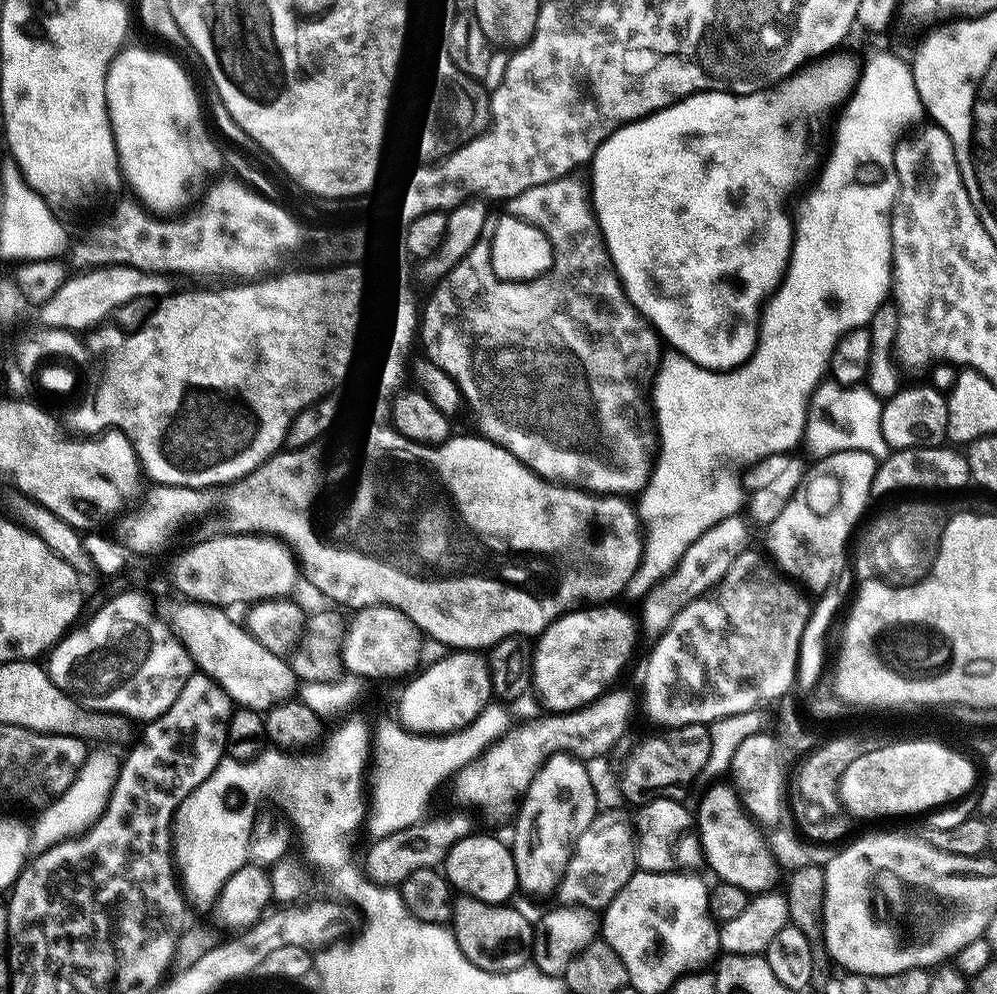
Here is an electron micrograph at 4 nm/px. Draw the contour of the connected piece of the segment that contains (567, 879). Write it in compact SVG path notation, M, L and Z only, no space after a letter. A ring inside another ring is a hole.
M608 812L597 815L592 821L592 825L584 831L576 840L576 847L572 849L572 858L564 872L563 879L560 880L558 889L559 903L564 906L581 906L593 910L603 910L607 908L609 902L630 882L630 878L638 871L636 863L636 846L638 843L637 833L634 826L622 826L625 817L616 812Z

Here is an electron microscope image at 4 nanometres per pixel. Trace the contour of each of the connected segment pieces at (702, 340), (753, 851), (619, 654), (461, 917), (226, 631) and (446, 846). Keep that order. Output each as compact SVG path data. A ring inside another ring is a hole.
M828 54L815 62L809 63L798 72L793 72L787 80L781 80L778 84L773 84L771 88L762 88L759 92L696 92L693 96L687 96L685 100L680 100L676 104L664 108L661 112L655 112L653 116L647 116L641 120L635 120L632 124L623 124L614 134L602 144L596 155L590 161L590 169L596 175L596 180L600 183L600 188L608 192L608 204L612 207L612 216L601 217L601 231L604 233L604 243L608 245L608 253L612 255L612 265L615 266L617 274L620 276L620 283L624 286L624 291L628 293L628 300L645 317L649 324L656 329L661 337L666 338L673 344L675 351L681 356L685 356L690 362L694 362L700 368L708 368L712 372L731 372L733 368L740 368L744 363L756 353L756 344L760 341L760 319L762 309L775 295L776 289L784 282L784 275L788 270L788 261L792 258L792 241L794 239L794 216L788 213L788 199L799 190L804 184L804 179L816 168L816 163L820 160L820 148L816 143L820 140L820 135L824 132L824 123L832 116L832 111L843 109L851 101L858 88L858 81L862 75L861 65L856 65L856 60L852 56L836 56L840 54ZM648 276L656 283L656 288L660 291L660 296L648 296Z
M713 783L705 791L709 792L701 800L700 809L694 812L694 824L700 833L707 865L712 866L725 884L733 884L750 894L771 892L777 887L776 879L782 872L768 849L765 833L744 811L744 805L740 803L740 797L731 783L722 783Z
M585 606L579 610L558 616L552 625L544 629L532 649L532 688L540 695L547 711L552 714L575 712L576 709L599 700L619 676L620 671L632 654L632 642L638 636L638 626L634 616L612 606Z
M461 895L452 905L450 927L462 954L474 962L482 970L491 972L509 972L519 968L529 967L532 958L532 942L534 939L533 921L528 921L518 909L508 904L487 904L466 895Z
M184 602L184 605L176 612L176 617L171 617L170 624L180 641L184 644L184 649L192 655L193 665L198 666L199 671L207 673L208 676L220 683L222 690L241 708L254 708L257 710L267 710L275 708L293 699L292 696L298 687L296 672L292 669L291 663L285 657L270 654L266 646L262 646L248 633L247 627L234 624L227 616L225 609L211 604L201 604L199 602Z
M442 816L438 820L426 820L411 824L409 828L399 828L389 836L373 839L364 856L363 875L375 884L398 886L407 876L414 874L414 870L439 869L450 849L472 831L471 822L464 816Z

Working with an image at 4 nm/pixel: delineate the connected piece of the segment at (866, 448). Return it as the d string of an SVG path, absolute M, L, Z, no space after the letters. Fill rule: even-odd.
M835 378L825 379L812 391L808 402L803 443L808 444L816 458L832 456L835 452L865 452L883 458L890 451L880 425L883 409L880 397L866 386L845 384Z

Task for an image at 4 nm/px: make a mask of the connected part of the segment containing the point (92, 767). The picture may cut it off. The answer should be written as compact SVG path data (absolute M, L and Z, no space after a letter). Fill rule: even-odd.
M96 746L89 751L84 764L78 770L74 782L57 800L53 800L46 808L39 809L36 821L30 824L30 848L33 853L39 854L47 851L64 840L75 840L83 836L96 819L104 814L108 799L112 796L112 788L116 784L114 775L114 760L108 746Z

